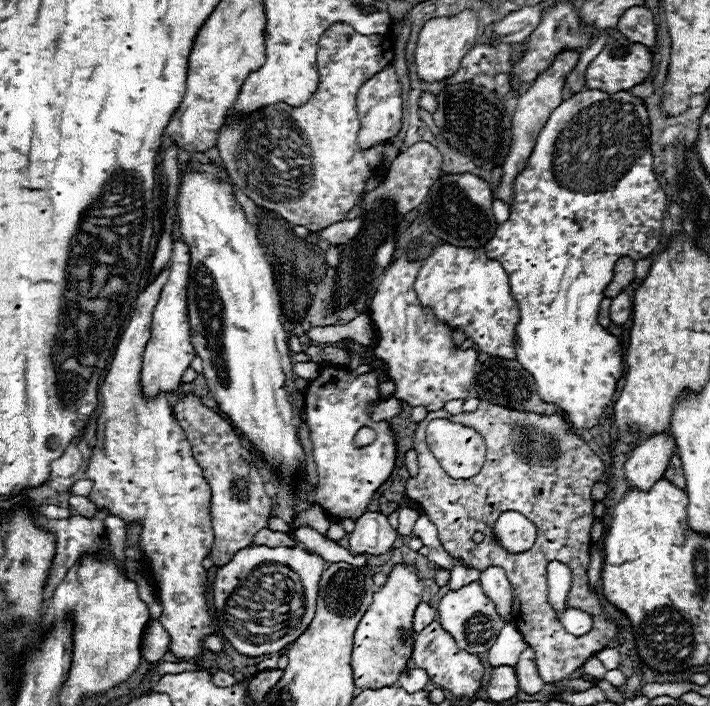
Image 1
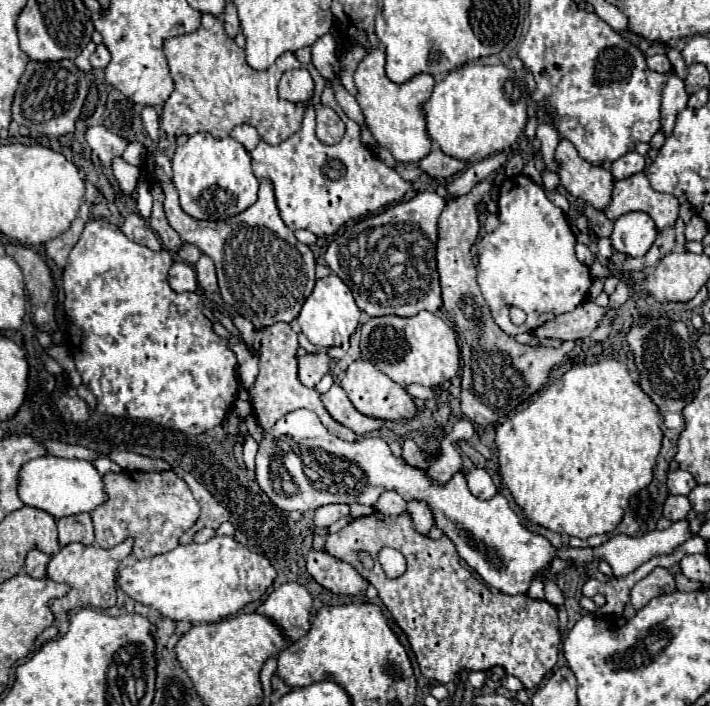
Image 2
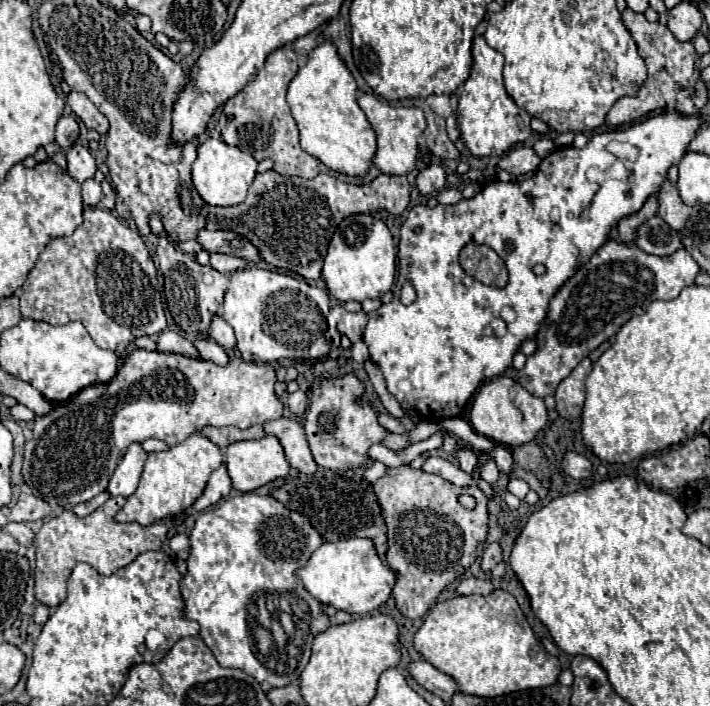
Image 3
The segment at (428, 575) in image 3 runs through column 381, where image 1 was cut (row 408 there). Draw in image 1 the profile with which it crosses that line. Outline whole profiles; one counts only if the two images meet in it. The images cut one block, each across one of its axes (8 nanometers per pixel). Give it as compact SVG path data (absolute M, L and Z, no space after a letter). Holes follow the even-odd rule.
M484 400L478 410L470 414L452 416L446 410L430 412L424 422L418 424L414 436L420 472L418 476L406 480L408 498L416 500L428 520L436 526L438 538L450 556L478 568L480 572L488 566L504 568L514 590L514 610L518 610L518 616L512 616L512 622L518 632L522 632L526 644L534 650L536 668L544 682L560 682L570 678L572 672L598 654L616 634L616 624L604 618L598 596L592 594L586 584L592 546L590 528L594 522L594 502L590 498L590 490L596 482L600 482L604 464L586 446L586 442L572 432L568 420L558 416L560 412L552 416L526 414L496 404L486 404ZM434 418L446 418L480 432L486 442L486 460L478 476L470 480L454 480L442 470L426 444L426 426ZM508 510L524 514L538 528L534 546L528 552L522 552L522 556L512 556L500 546L500 542L494 540L494 522ZM476 530L484 534L484 542L480 544L470 540ZM552 560L558 560L572 570L572 582L576 586L570 588L570 608L580 608L594 616L594 628L586 636L568 634L548 602L546 566Z

